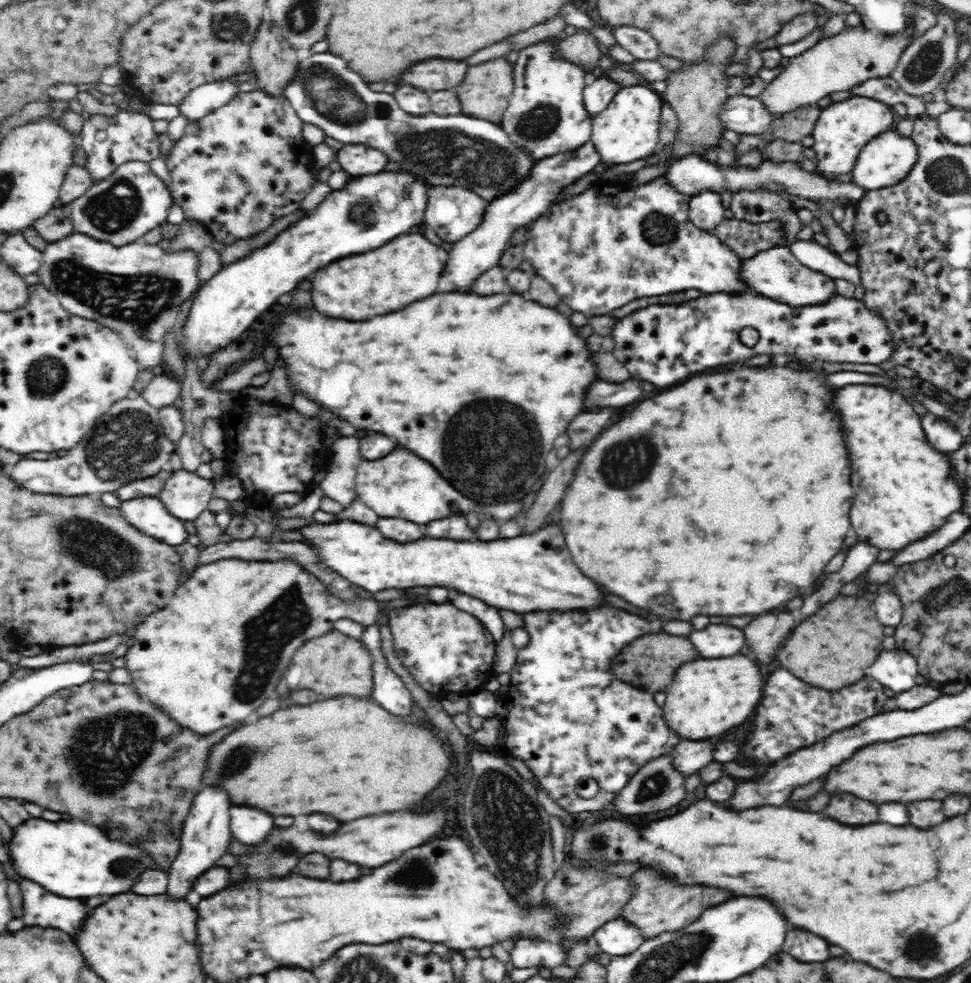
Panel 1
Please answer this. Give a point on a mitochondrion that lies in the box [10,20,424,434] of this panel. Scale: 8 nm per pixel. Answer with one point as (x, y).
(137, 301)

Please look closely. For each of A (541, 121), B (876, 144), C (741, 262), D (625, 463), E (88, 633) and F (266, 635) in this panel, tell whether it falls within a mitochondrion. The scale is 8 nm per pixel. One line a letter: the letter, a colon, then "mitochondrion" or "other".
A: mitochondrion
B: other
C: other
D: mitochondrion
E: other
F: mitochondrion

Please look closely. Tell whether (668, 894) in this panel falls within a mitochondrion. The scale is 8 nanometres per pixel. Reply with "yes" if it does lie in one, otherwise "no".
no

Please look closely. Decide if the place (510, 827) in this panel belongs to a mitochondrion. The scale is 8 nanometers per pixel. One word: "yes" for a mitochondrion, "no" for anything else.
yes

